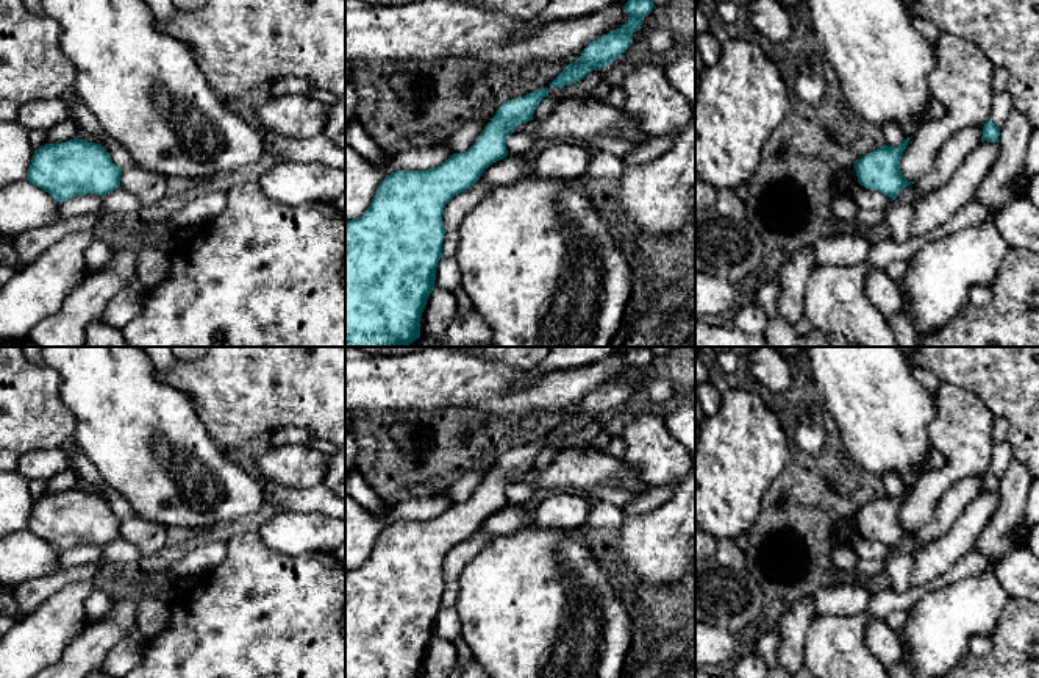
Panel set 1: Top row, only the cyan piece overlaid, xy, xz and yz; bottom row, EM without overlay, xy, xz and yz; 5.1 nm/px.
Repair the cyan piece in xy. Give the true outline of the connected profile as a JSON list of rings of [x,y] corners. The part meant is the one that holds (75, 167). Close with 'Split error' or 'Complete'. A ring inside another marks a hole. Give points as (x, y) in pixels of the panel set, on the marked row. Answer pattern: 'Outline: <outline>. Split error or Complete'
Outline: [[[73,137],[34,150],[27,180],[62,203],[77,195],[106,195],[120,187],[120,175],[105,147]]]. Complete

